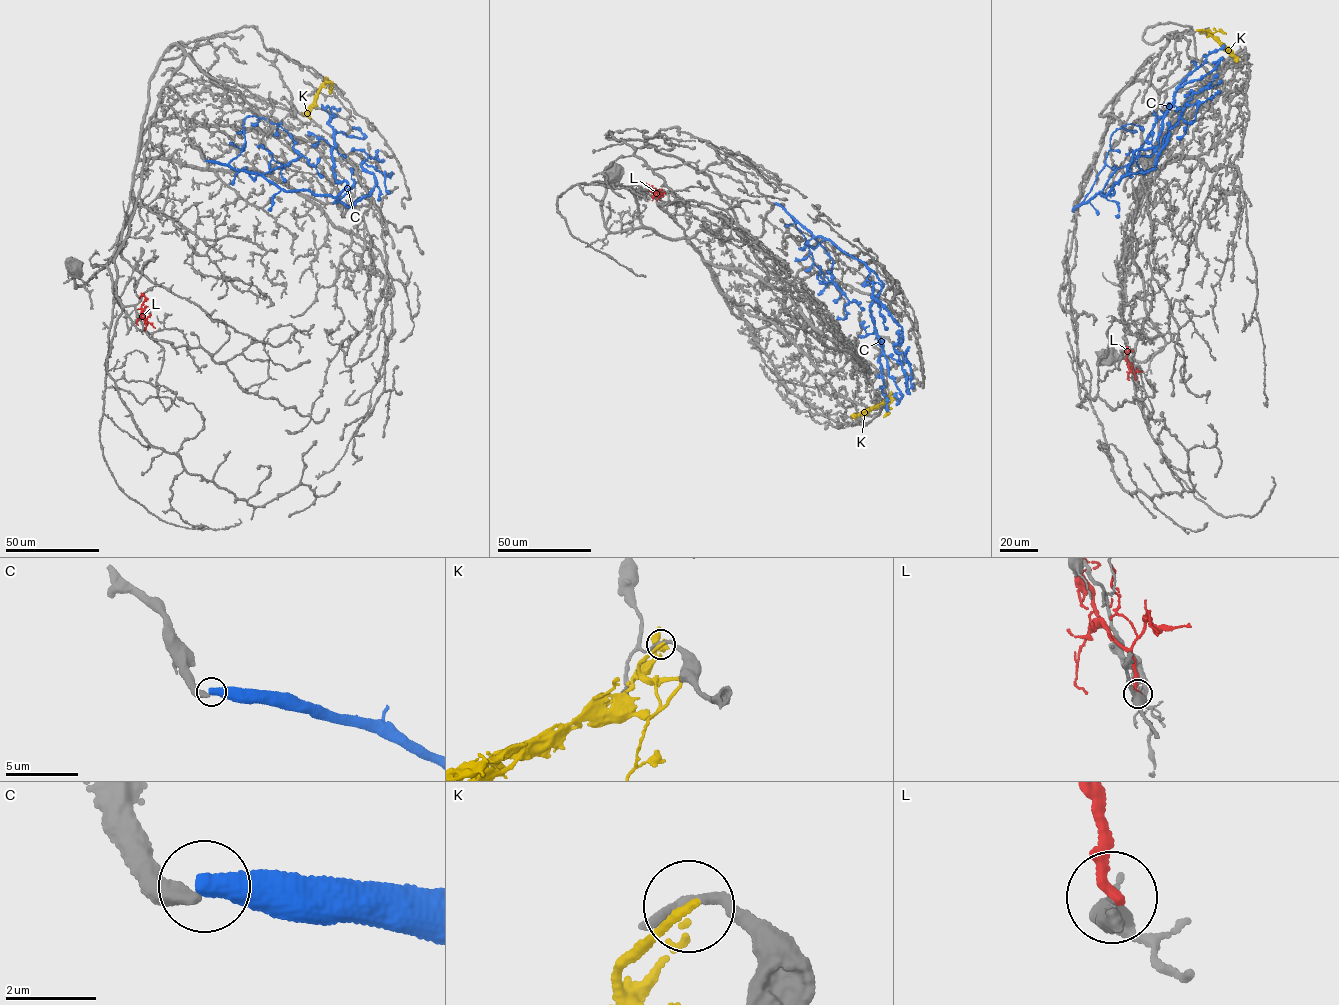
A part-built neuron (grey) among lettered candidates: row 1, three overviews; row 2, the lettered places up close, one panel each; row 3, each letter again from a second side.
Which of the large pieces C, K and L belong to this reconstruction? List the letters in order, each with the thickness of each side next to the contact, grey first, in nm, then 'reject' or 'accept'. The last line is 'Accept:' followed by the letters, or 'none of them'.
C: calibres 400 and 480 nm; reject
K: calibres 220 and 180 nm; reject
L: calibres 300 and 280 nm; reject
Accept: none of them

